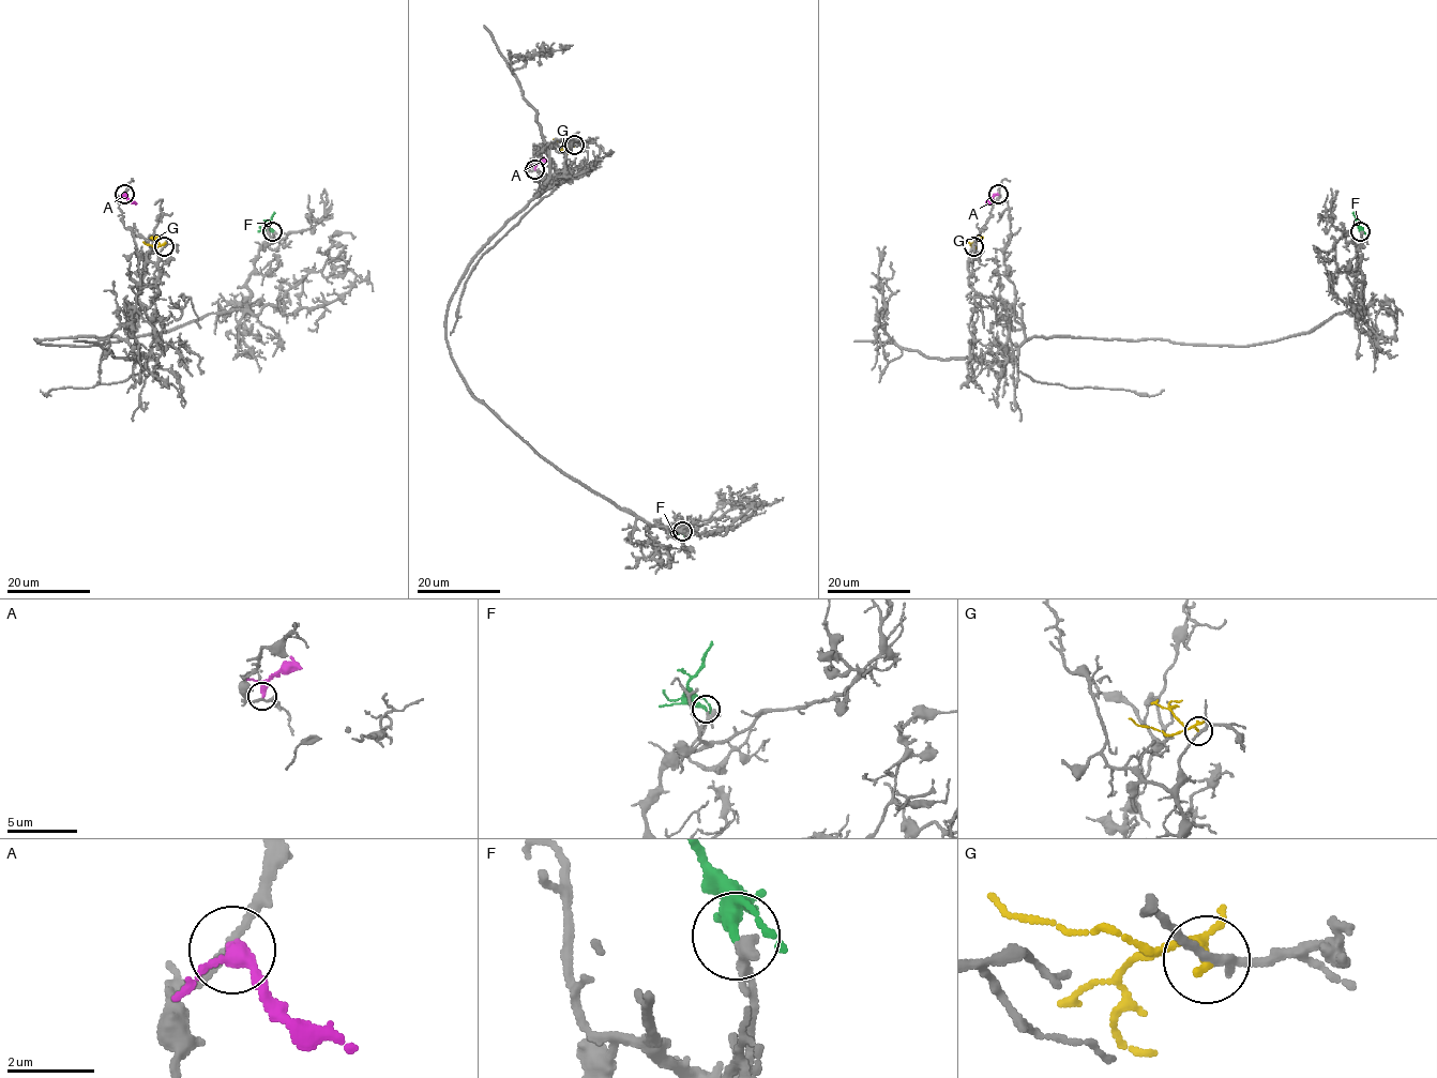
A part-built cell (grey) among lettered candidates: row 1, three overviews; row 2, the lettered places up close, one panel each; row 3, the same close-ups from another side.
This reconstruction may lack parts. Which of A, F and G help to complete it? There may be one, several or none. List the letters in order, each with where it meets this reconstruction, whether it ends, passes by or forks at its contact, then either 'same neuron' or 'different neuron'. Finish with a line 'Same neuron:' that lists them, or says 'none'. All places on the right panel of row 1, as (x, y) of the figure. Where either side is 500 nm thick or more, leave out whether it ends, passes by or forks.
A: contact (998, 194); it passes by; different neuron
F: contact (1360, 231); it passes by; same neuron
G: contact (973, 246); it passes by; different neuron
Same neuron: F

